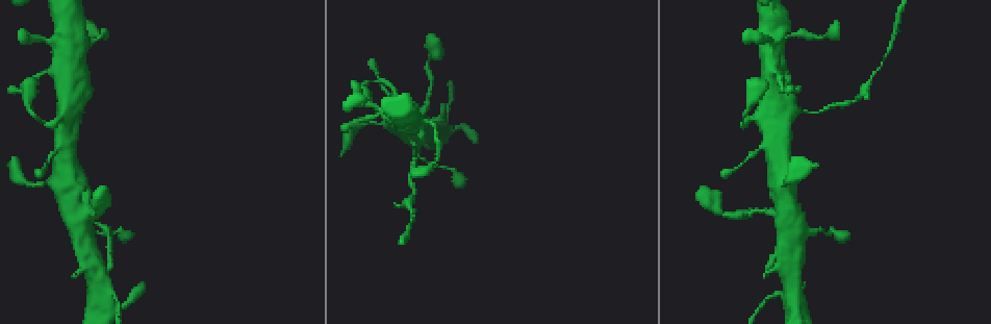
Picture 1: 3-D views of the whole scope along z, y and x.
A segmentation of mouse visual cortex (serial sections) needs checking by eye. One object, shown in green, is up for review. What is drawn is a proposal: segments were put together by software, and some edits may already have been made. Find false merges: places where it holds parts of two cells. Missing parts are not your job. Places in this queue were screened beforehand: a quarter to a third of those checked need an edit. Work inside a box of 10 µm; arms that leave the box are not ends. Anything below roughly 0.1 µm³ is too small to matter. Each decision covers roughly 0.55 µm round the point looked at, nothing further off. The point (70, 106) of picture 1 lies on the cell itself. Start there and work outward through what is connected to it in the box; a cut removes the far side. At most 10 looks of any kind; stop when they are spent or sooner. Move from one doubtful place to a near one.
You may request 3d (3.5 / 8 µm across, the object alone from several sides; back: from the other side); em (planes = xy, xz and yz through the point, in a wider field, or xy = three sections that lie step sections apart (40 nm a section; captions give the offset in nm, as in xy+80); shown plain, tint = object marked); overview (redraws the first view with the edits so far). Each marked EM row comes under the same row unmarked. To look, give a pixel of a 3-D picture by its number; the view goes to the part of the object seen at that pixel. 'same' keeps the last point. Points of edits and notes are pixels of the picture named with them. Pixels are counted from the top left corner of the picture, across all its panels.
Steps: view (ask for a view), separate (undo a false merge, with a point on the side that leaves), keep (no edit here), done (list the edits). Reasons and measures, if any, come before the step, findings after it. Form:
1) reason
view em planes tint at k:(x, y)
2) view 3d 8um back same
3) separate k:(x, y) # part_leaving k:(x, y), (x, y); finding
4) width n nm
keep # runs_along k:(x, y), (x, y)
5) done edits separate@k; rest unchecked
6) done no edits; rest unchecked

thick turns thin
view em xy step 5 tint at 1:(77, 41)

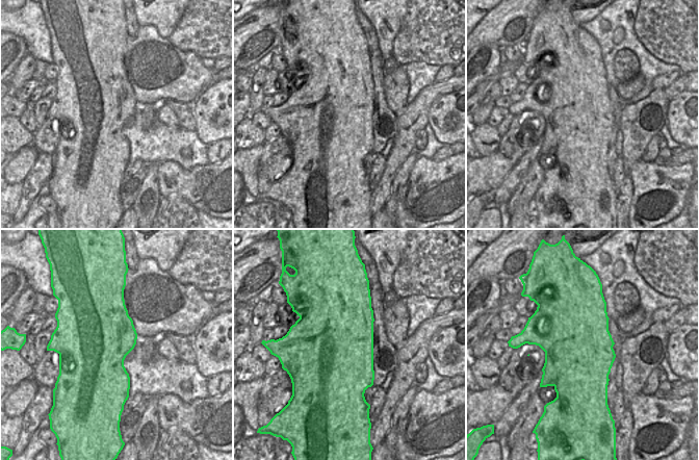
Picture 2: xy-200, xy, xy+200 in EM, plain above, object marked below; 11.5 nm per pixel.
see where the arms go
view 3d 3.5um same

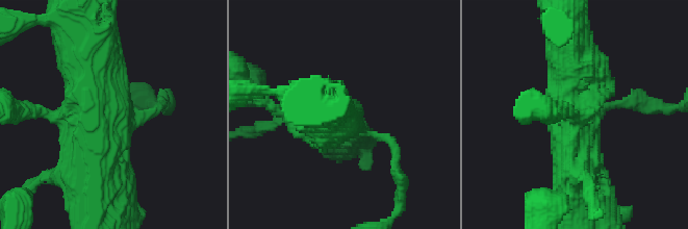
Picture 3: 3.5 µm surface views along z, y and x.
keep # one cell here

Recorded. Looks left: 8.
thin neck
view 3d 8um at 1:(819, 113)

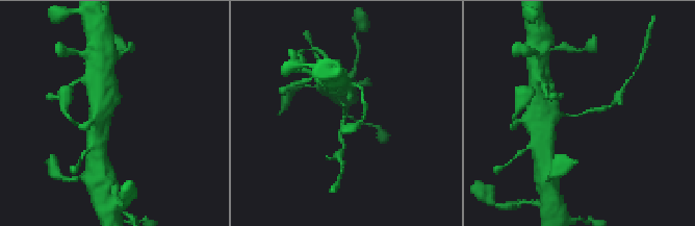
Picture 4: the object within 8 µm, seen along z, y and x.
zoom in
view 3d 3.5um back same

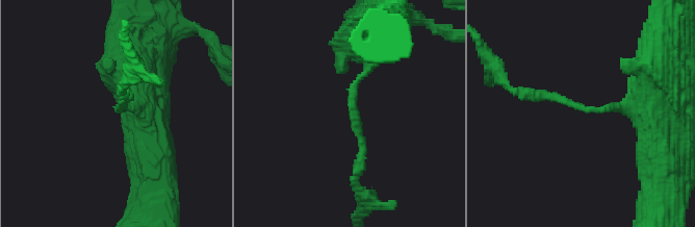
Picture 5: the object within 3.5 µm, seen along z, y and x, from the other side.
arm_widths 150, 300 nm
view em planes tint at 5:(119, 112)

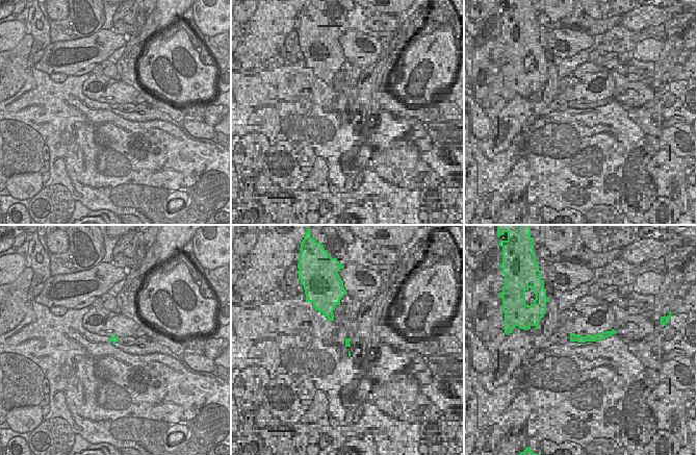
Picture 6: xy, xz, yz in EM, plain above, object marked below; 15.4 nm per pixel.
separate 5:(357, 121) # part_leaving 5:(355, 83), (352, 119), (361, 137), (355, 177); a second cell is stuck on

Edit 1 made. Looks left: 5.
view overview

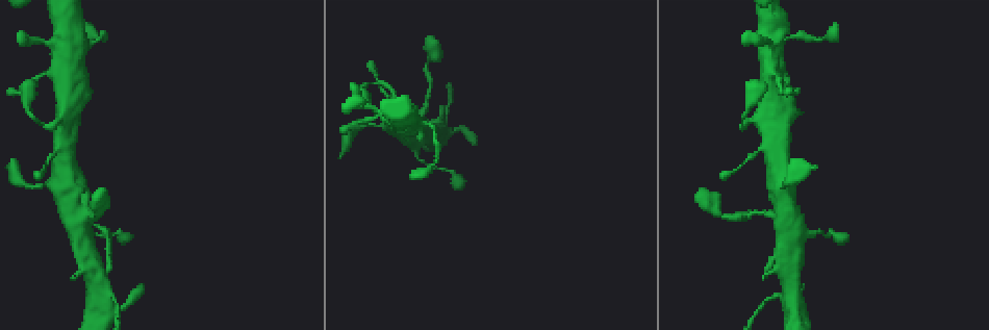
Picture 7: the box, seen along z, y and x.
abrupt turn
view 3d 8um at 7:(388, 87)

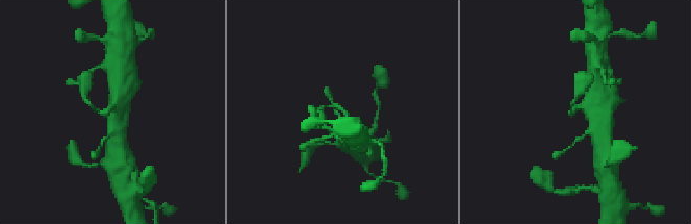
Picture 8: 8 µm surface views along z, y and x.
closer look
view 3d 3.5um same

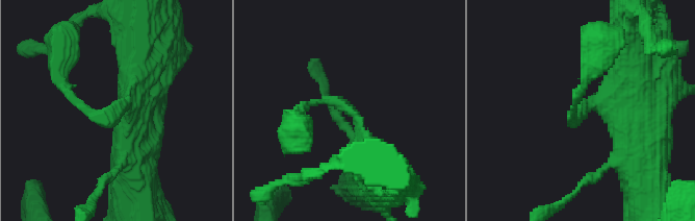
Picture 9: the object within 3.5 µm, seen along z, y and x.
arm_widths 150, 500 nm
view em xy step 5 tint at 9:(119, 107)

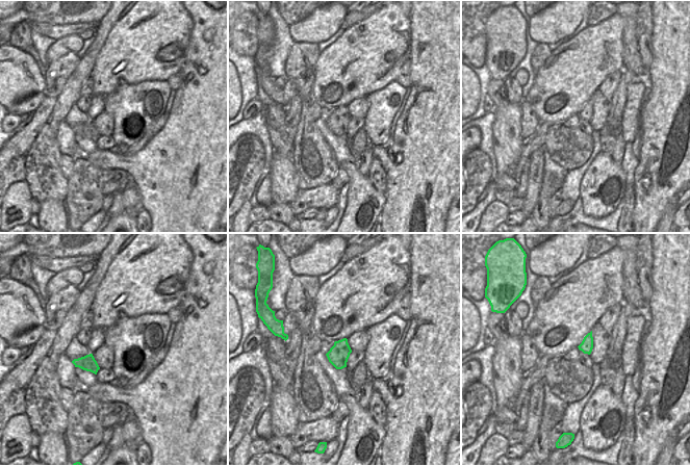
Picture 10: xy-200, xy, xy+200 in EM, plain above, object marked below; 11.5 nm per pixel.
keep # runs_along 9:(372, 169), (348, 107), (318, 100), (297, 111); all the same cell

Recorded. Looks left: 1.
done edits separate@5; rest unchecked

